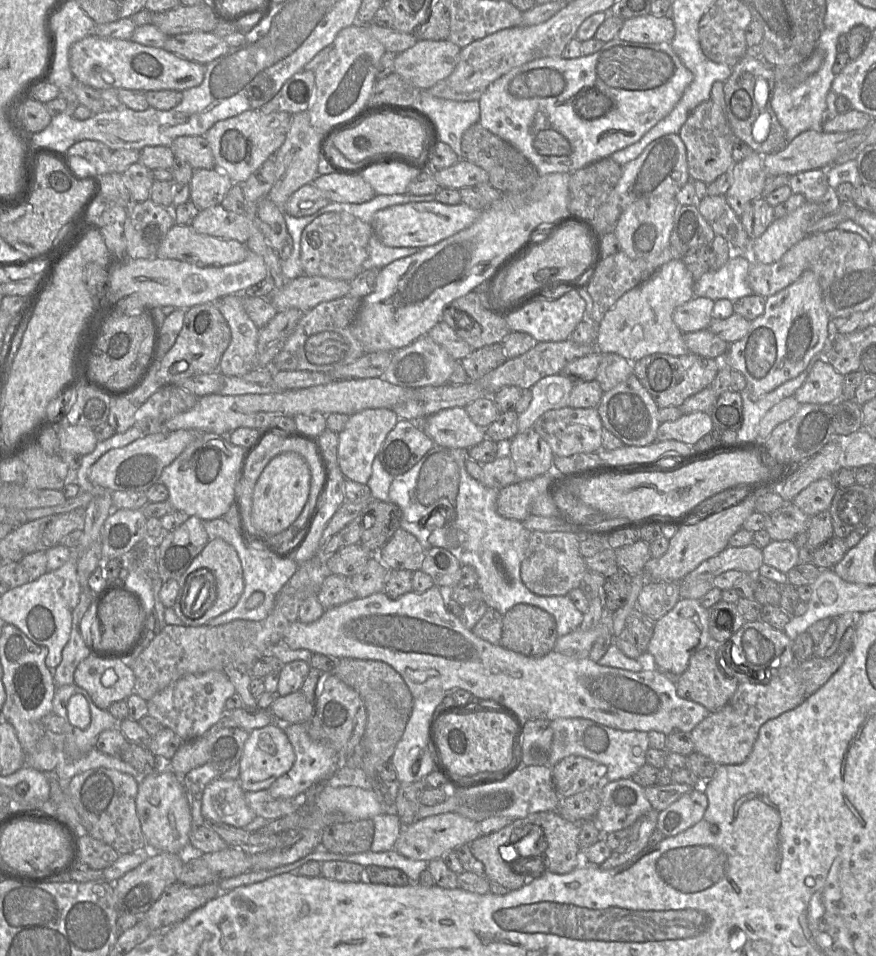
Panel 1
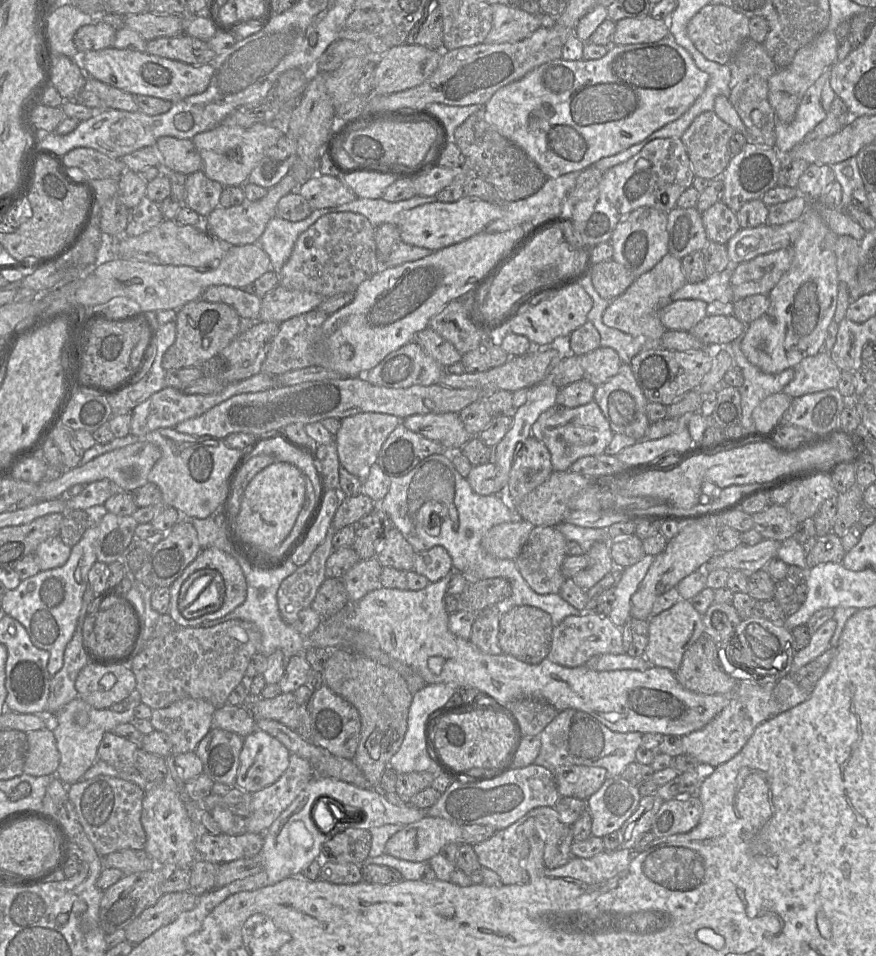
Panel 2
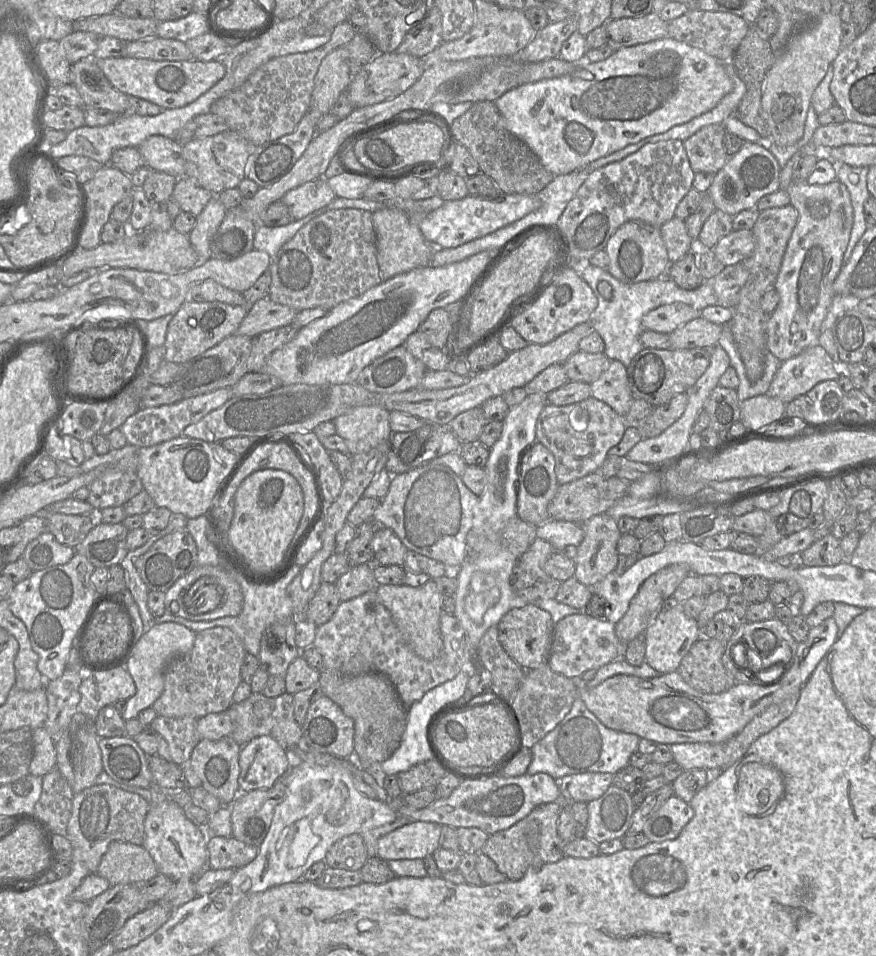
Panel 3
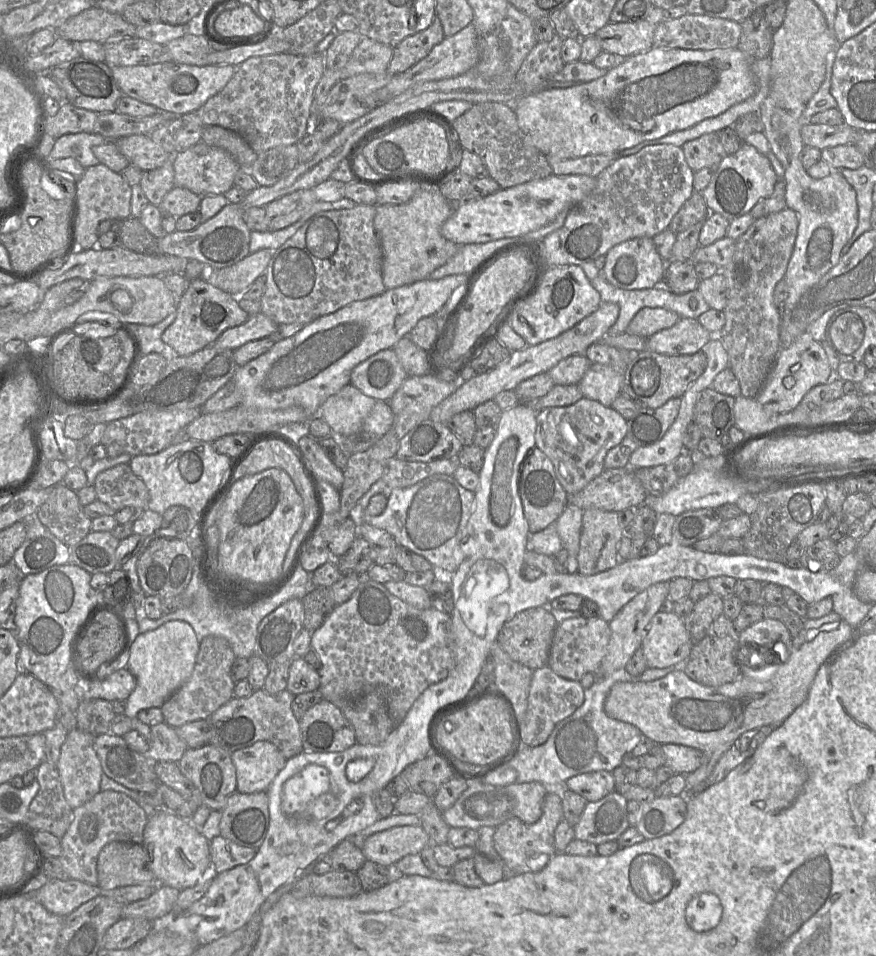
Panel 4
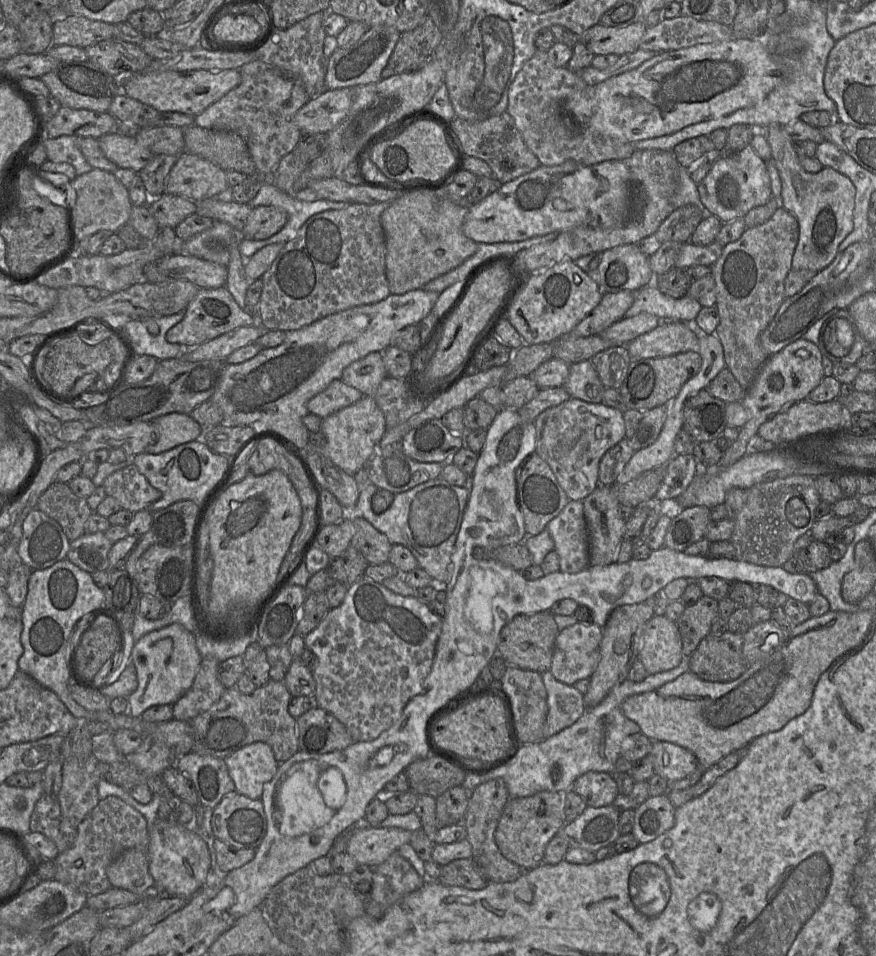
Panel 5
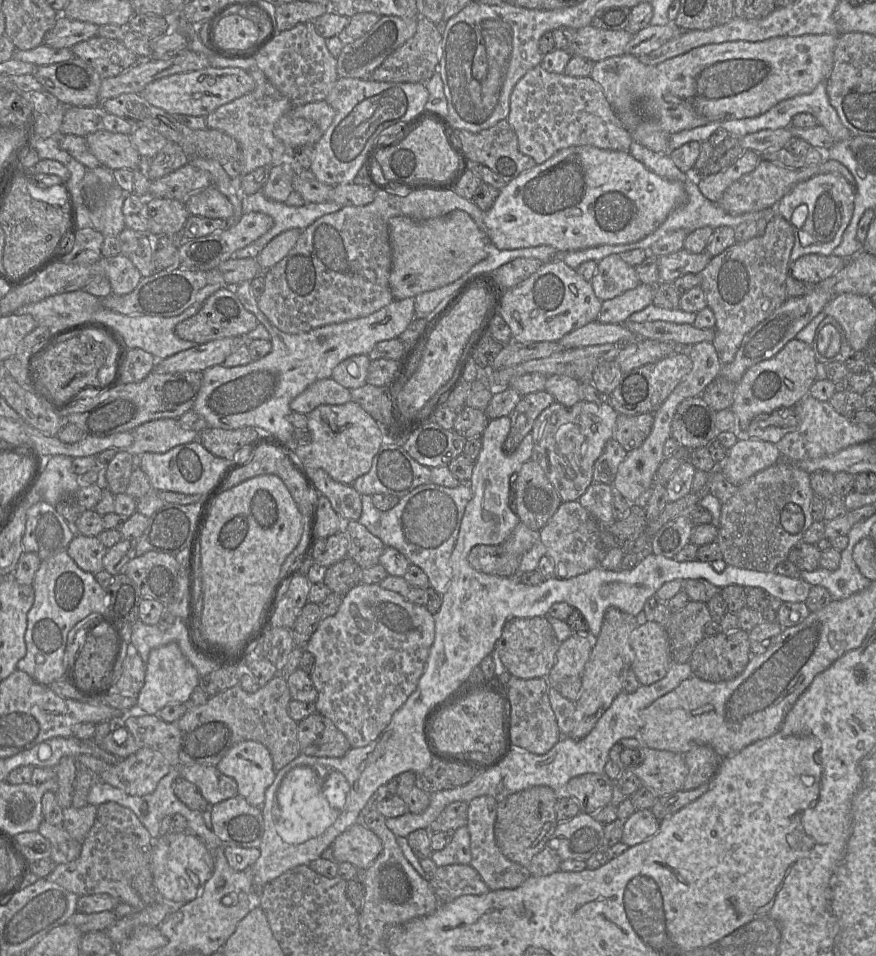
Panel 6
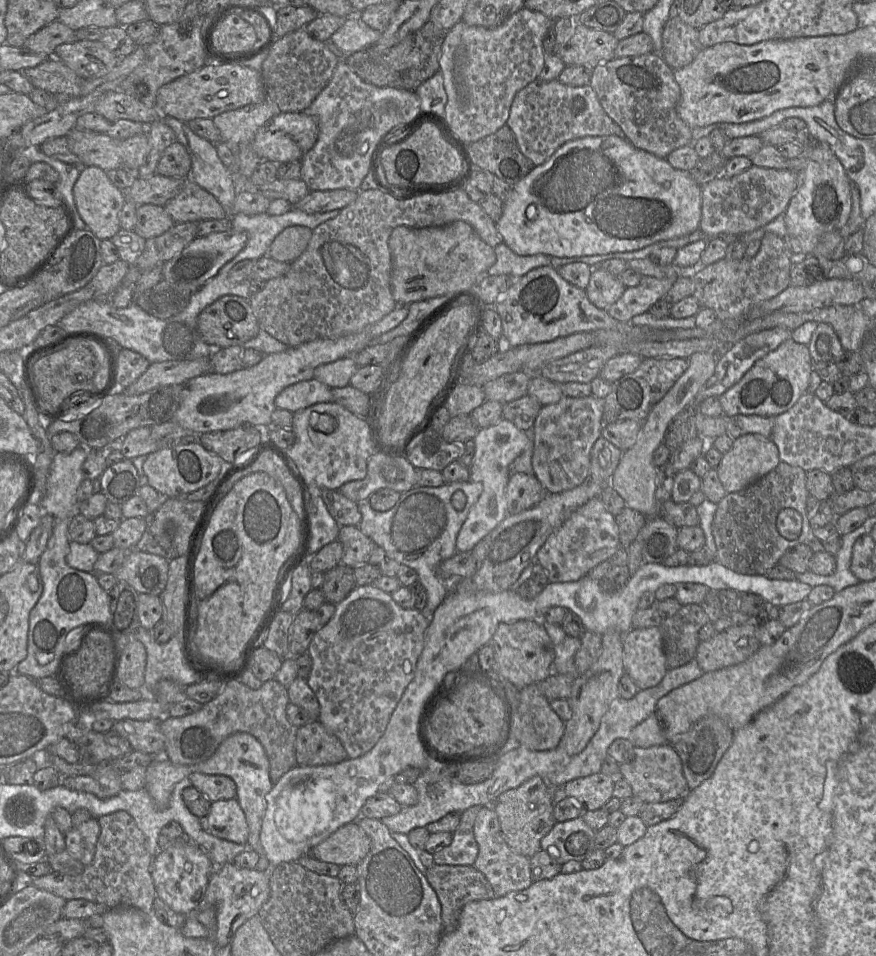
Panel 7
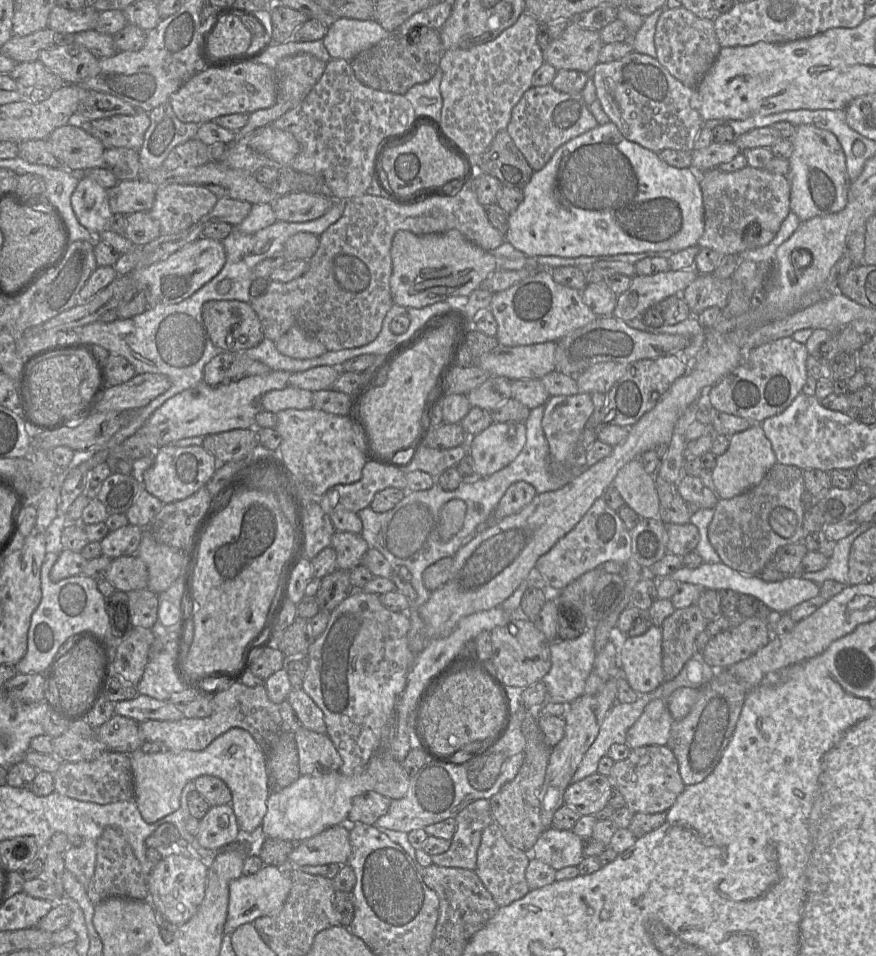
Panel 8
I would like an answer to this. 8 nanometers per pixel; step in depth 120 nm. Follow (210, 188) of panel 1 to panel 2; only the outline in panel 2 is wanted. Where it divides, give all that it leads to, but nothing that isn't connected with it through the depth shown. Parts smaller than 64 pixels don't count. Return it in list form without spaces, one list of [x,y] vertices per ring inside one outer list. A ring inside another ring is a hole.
[[[203,171],[186,176],[184,205],[206,218],[216,207],[224,186],[209,179]]]

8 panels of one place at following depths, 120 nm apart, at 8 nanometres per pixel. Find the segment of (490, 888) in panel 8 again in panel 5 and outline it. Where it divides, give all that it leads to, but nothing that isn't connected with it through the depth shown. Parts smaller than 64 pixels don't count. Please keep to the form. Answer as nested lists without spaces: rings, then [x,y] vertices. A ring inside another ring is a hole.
[[[497,778],[472,788],[471,798],[463,818],[467,840],[472,847],[472,859],[488,882],[514,882],[527,870],[506,859],[495,842],[495,831],[503,809],[510,799],[504,780]]]

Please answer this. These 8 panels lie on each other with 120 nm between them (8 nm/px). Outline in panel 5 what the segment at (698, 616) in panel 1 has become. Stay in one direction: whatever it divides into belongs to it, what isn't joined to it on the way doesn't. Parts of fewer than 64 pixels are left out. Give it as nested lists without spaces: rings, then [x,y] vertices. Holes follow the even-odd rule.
[[[654,615],[644,626],[637,657],[648,675],[677,667],[683,660],[683,653],[676,622],[665,615]]]

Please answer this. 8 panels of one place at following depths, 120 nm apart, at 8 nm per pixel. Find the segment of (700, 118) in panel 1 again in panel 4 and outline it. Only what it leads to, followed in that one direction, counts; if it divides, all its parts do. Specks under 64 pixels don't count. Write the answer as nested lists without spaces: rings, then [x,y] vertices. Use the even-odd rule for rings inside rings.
[[[718,133],[704,134],[681,146],[688,166],[695,172],[705,167],[718,168],[725,156]]]

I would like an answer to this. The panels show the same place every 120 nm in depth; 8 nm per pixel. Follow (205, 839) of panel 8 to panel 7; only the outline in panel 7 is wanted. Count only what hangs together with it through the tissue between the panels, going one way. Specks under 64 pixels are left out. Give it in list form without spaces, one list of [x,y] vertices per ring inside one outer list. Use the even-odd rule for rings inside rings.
[[[236,798],[211,803],[207,819],[208,833],[222,840],[247,845],[249,828]]]

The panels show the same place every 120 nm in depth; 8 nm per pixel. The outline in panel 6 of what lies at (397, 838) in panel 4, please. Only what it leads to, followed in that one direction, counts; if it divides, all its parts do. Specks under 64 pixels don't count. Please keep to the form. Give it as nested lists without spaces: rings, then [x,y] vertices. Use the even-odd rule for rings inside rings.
[[[358,821],[337,836],[331,848],[337,863],[350,862],[363,871],[382,851],[382,842],[362,821]]]

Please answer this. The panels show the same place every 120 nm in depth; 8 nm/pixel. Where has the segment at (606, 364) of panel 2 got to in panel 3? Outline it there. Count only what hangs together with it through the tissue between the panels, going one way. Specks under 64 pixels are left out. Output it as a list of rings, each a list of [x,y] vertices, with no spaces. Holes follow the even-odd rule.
[[[577,351],[563,365],[570,381],[580,381],[590,385],[608,369],[610,362],[605,353]]]

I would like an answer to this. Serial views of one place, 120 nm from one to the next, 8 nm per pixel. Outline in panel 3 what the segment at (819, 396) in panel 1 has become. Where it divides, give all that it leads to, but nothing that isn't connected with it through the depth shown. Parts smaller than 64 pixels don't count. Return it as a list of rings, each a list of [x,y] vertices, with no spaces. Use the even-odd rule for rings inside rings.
[[[817,343],[780,363],[766,395],[778,398],[787,404],[807,393],[818,383],[838,380],[839,377],[839,366]]]

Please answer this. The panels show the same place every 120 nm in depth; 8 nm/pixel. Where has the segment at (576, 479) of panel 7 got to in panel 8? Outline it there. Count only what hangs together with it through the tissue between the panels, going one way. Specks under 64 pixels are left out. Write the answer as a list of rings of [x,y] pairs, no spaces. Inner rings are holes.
[[[588,393],[551,396],[547,400],[544,405],[541,425],[549,445],[552,473],[557,473],[558,470],[565,468],[568,456],[573,452],[586,422],[594,411],[591,395]]]

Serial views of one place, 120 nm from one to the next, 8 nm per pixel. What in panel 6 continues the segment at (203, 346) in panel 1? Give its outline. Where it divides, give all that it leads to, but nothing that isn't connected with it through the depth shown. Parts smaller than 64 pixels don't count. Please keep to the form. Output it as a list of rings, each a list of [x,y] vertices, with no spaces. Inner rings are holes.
[[[225,286],[209,296],[194,316],[179,323],[175,328],[175,333],[181,339],[195,344],[204,344],[230,337],[243,338],[243,341],[245,341],[245,336],[254,330],[257,325],[256,317],[244,308],[234,289]]]

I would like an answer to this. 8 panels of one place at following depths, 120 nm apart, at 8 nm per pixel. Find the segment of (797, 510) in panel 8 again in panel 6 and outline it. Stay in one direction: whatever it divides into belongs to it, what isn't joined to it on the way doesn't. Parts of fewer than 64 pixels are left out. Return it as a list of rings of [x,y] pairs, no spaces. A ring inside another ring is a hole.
[[[783,459],[739,485],[736,493],[721,508],[716,541],[721,547],[724,562],[742,569],[775,572],[775,568],[788,559],[790,550],[802,540],[814,522],[811,514],[814,496],[810,474]]]

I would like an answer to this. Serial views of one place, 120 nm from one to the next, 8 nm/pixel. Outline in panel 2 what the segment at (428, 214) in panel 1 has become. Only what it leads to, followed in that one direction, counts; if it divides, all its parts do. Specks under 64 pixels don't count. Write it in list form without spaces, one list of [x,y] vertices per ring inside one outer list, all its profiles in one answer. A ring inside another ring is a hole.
[[[463,197],[456,202],[435,201],[405,210],[398,214],[397,227],[403,243],[436,251],[483,232],[488,224],[503,214],[504,205]]]

